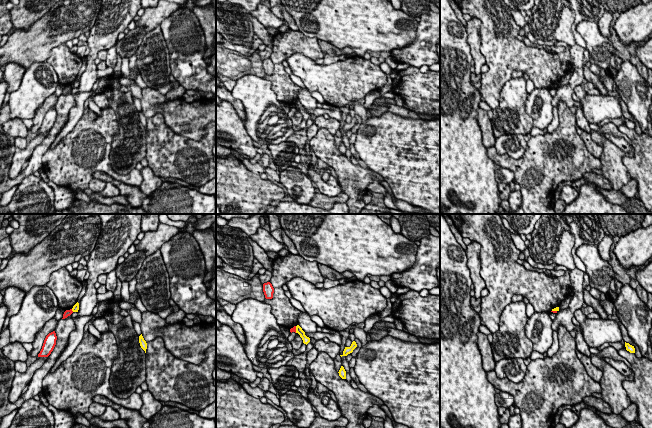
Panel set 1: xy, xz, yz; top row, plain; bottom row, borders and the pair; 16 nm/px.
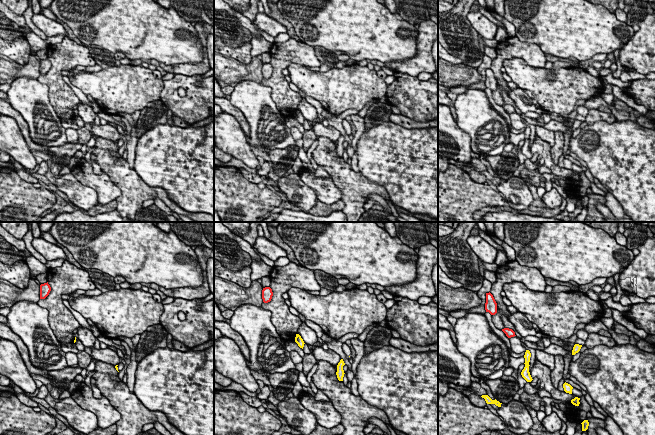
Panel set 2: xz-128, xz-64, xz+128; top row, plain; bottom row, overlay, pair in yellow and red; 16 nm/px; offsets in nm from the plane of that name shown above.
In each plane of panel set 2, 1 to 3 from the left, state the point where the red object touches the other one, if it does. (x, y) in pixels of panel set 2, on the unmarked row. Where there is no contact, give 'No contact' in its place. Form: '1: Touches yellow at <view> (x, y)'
1: No contact
2: No contact
3: No contact

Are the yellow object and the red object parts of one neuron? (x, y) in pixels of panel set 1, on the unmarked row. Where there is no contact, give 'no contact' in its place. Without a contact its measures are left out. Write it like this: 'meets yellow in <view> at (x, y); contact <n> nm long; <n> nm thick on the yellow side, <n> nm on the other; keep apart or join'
meets yellow in xz at (296, 105); contact 110 nm long; 120 nm thick on the yellow side, 70 nm on the other; keep apart

